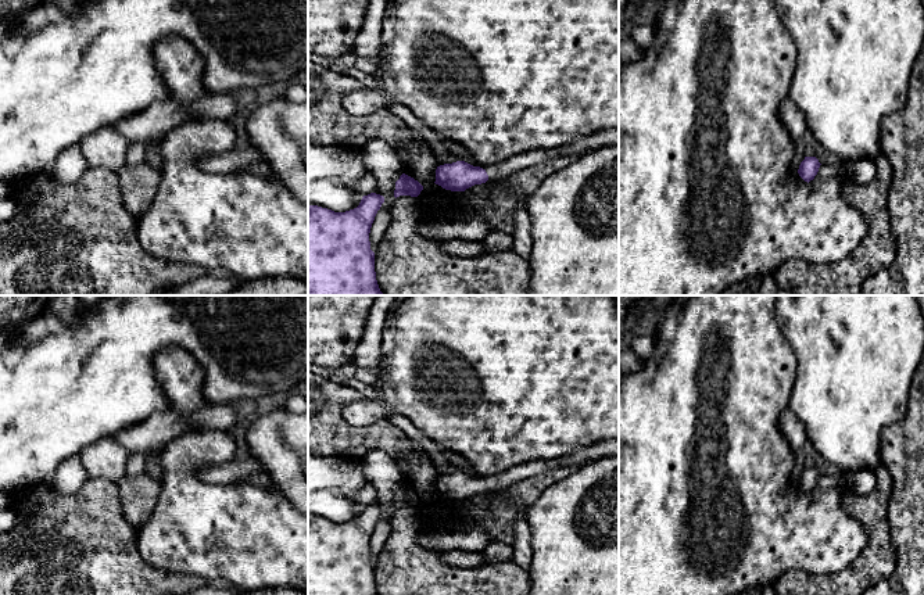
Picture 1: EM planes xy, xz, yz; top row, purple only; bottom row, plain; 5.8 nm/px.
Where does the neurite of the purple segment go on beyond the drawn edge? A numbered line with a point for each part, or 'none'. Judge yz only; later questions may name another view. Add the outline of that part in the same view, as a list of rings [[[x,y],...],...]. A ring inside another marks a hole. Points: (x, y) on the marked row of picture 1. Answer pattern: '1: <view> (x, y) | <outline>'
none

